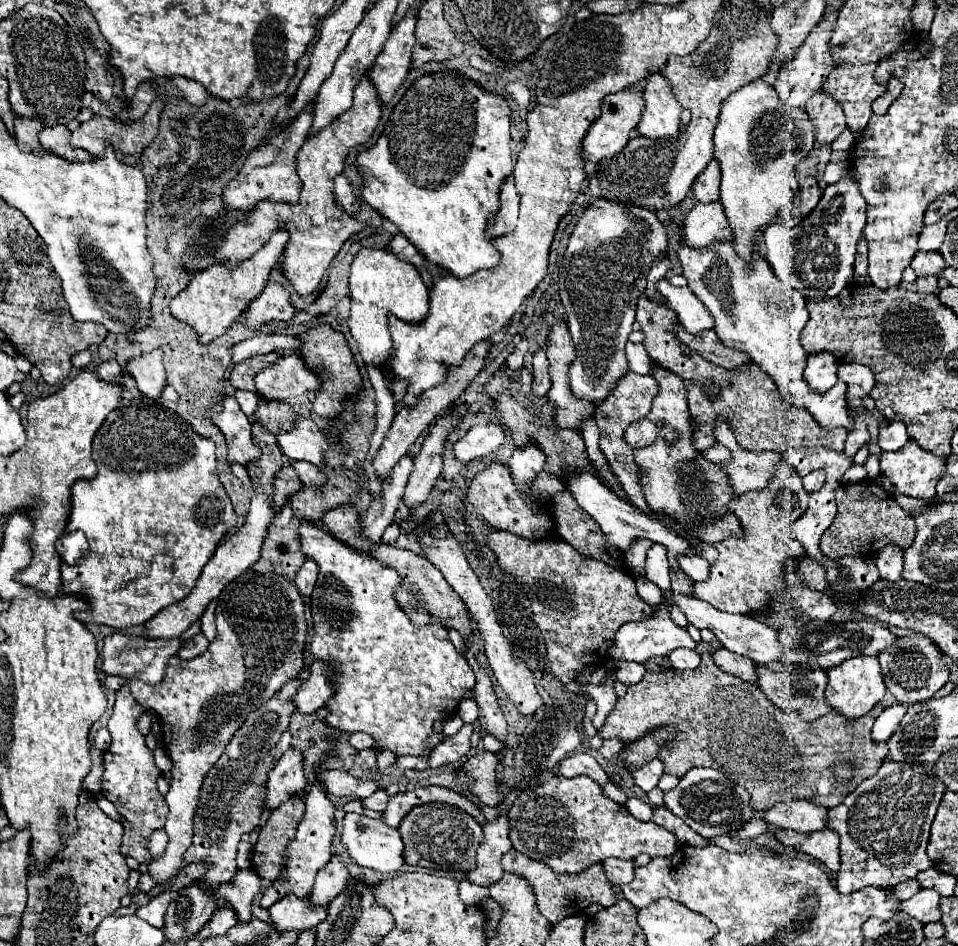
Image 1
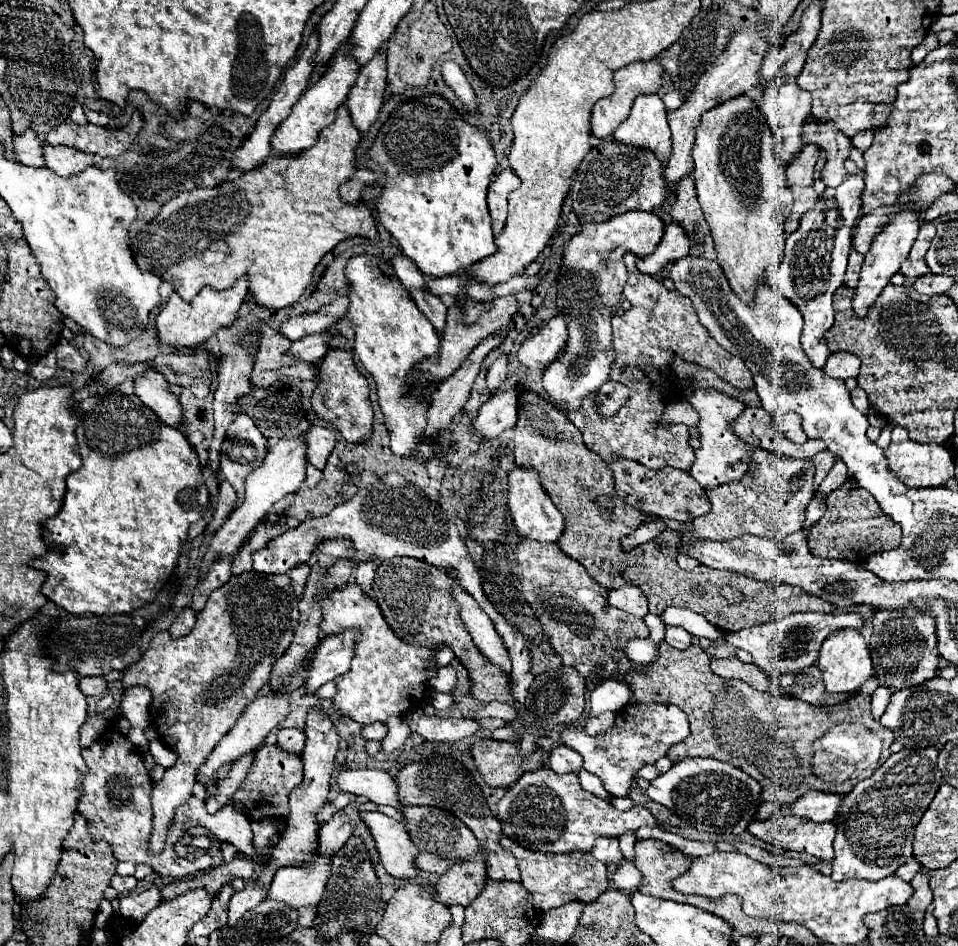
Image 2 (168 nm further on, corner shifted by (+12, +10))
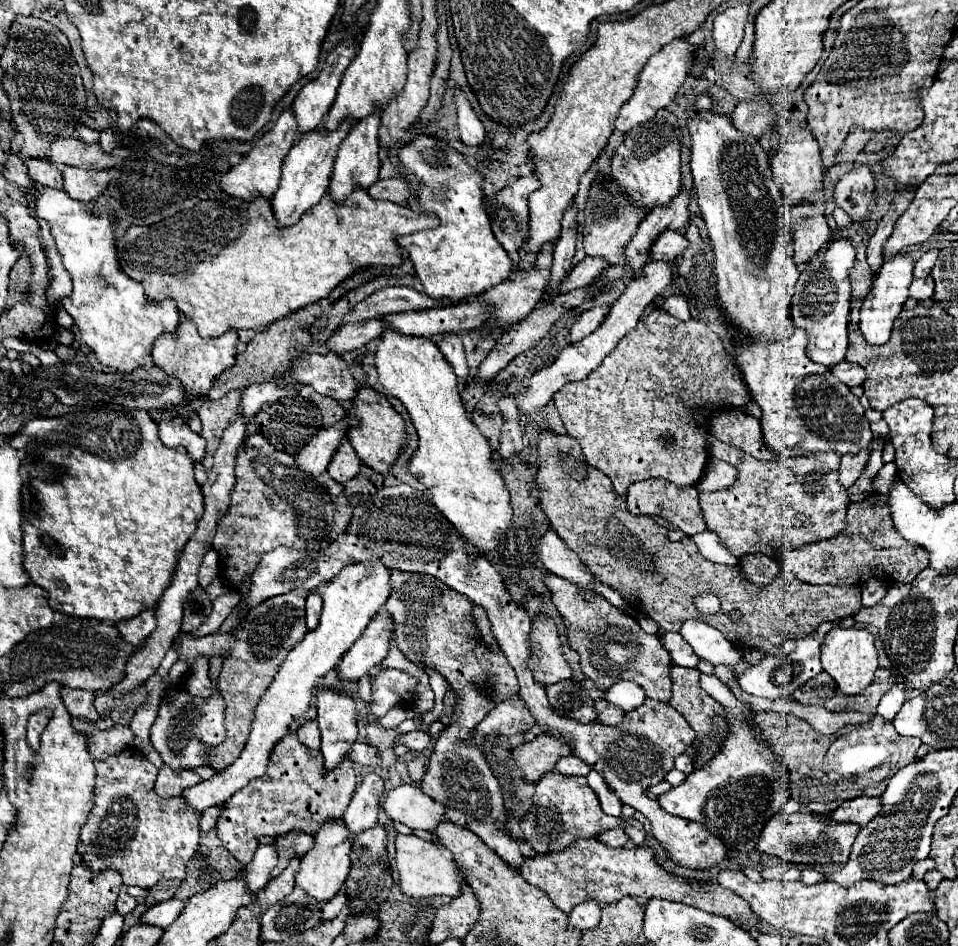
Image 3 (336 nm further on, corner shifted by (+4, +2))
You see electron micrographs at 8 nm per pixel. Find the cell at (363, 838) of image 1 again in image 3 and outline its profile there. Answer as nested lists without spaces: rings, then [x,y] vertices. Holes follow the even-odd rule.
[[[396,833],[396,865],[400,873],[400,889],[408,897],[432,897],[432,895],[460,895],[462,877],[458,875],[452,853],[434,841],[418,839],[416,835]]]

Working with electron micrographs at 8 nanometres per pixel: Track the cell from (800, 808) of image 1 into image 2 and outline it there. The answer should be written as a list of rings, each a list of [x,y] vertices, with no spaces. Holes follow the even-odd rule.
[[[808,791],[804,797],[792,803],[792,813],[812,819],[816,823],[824,823],[824,821],[834,821],[840,805],[842,805],[842,795],[824,793],[824,791]]]

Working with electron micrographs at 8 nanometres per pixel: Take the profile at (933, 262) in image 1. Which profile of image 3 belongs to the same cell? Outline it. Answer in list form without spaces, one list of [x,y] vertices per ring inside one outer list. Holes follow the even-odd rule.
[[[922,277],[922,279],[914,279],[912,285],[910,285],[910,297],[918,299],[918,301],[926,301],[932,297],[932,291],[934,291],[934,283],[932,283],[932,277]]]

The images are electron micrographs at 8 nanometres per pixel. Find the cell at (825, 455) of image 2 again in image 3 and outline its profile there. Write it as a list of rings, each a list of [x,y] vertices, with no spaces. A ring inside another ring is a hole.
[[[870,443],[866,449],[862,449],[856,455],[842,455],[840,469],[838,469],[838,481],[842,483],[842,487],[848,489],[862,475],[862,469],[866,467],[872,449],[874,449],[874,443]]]

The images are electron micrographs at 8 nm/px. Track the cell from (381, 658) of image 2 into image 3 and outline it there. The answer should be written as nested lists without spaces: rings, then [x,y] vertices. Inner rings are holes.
[[[382,669],[376,677],[370,677],[372,701],[368,701],[368,709],[372,715],[384,717],[390,709],[398,707],[402,701],[414,701],[414,689],[418,679],[400,669]]]

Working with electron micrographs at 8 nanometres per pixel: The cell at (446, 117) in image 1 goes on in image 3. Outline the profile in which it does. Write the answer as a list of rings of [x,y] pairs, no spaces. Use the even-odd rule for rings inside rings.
[[[424,133],[416,135],[414,141],[406,143],[398,151],[398,159],[400,159],[402,167],[406,171],[414,173],[414,177],[422,183],[422,195],[418,197],[420,211],[428,213],[428,215],[436,215],[440,219],[440,225],[436,229],[416,231],[412,235],[398,237],[398,245],[410,257],[410,261],[416,269],[416,275],[424,285],[424,291],[434,299],[450,297],[454,303],[458,303],[468,297],[480,295],[480,293],[488,291],[490,287],[508,279],[508,275],[512,273],[512,259],[504,251],[504,247],[500,247],[500,243],[496,241],[496,237],[490,229],[490,219],[488,219],[488,213],[484,207],[484,189],[482,189],[484,175],[478,169],[474,169],[462,153],[458,153],[454,147],[450,147],[448,141],[442,141],[438,137],[424,135]]]

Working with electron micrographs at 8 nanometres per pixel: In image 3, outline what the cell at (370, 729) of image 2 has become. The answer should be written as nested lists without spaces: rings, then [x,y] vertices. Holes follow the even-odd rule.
[[[424,731],[400,733],[400,735],[396,737],[396,743],[402,743],[402,745],[408,747],[410,751],[422,751],[422,749],[426,749],[426,747],[428,747],[428,741],[430,741],[430,737],[428,737],[428,733],[424,733]]]

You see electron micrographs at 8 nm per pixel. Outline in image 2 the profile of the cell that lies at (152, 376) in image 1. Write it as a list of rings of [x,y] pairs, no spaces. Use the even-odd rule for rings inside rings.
[[[140,375],[140,379],[136,379],[134,383],[136,395],[140,397],[140,401],[152,409],[160,421],[168,427],[180,427],[184,421],[178,397],[174,393],[170,393],[170,387],[166,383],[164,377],[160,375]]]

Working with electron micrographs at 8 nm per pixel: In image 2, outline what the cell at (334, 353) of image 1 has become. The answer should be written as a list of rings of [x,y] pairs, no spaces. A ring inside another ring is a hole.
[[[330,349],[328,355],[320,363],[318,387],[312,393],[312,407],[316,415],[328,423],[332,423],[348,443],[368,443],[372,437],[372,403],[370,403],[370,387],[366,377],[356,369],[350,353],[340,349]]]

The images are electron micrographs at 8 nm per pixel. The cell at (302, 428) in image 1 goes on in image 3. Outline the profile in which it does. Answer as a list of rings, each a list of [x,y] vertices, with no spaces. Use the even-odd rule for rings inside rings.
[[[346,441],[336,449],[328,465],[328,475],[338,483],[346,483],[354,475],[358,475],[358,471],[360,471],[360,457],[352,449],[352,445]]]

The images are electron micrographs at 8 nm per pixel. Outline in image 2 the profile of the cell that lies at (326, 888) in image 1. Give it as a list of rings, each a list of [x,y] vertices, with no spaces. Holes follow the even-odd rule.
[[[340,811],[336,813],[328,823],[324,823],[318,831],[318,843],[320,843],[320,851],[334,855],[352,835],[354,825],[350,823],[350,817]]]

